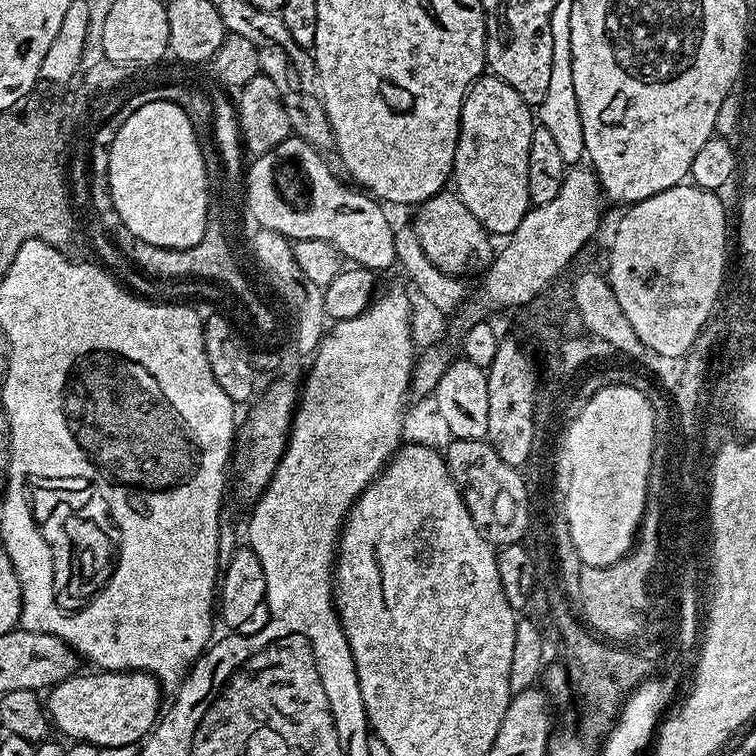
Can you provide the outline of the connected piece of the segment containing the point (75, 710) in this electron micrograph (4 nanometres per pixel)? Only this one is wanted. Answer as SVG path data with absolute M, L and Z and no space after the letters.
M151 672L93 673L93 676L70 676L47 693L46 707L55 731L65 732L69 741L96 744L99 749L139 745L156 727L162 712L159 680Z

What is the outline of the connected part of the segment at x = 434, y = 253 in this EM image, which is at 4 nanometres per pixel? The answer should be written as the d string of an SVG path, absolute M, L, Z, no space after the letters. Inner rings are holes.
M445 190L434 194L415 209L416 217L410 221L410 227L416 240L422 246L426 258L434 262L442 271L449 274L463 273L468 259L476 252L476 244L486 239L484 227L466 210L466 206L455 191Z

